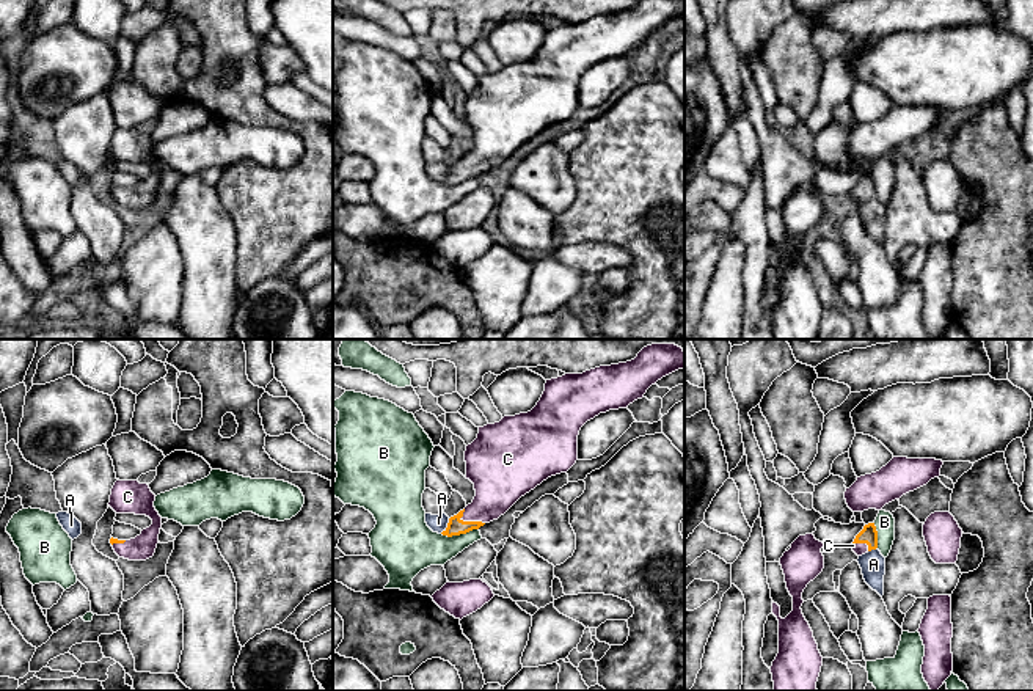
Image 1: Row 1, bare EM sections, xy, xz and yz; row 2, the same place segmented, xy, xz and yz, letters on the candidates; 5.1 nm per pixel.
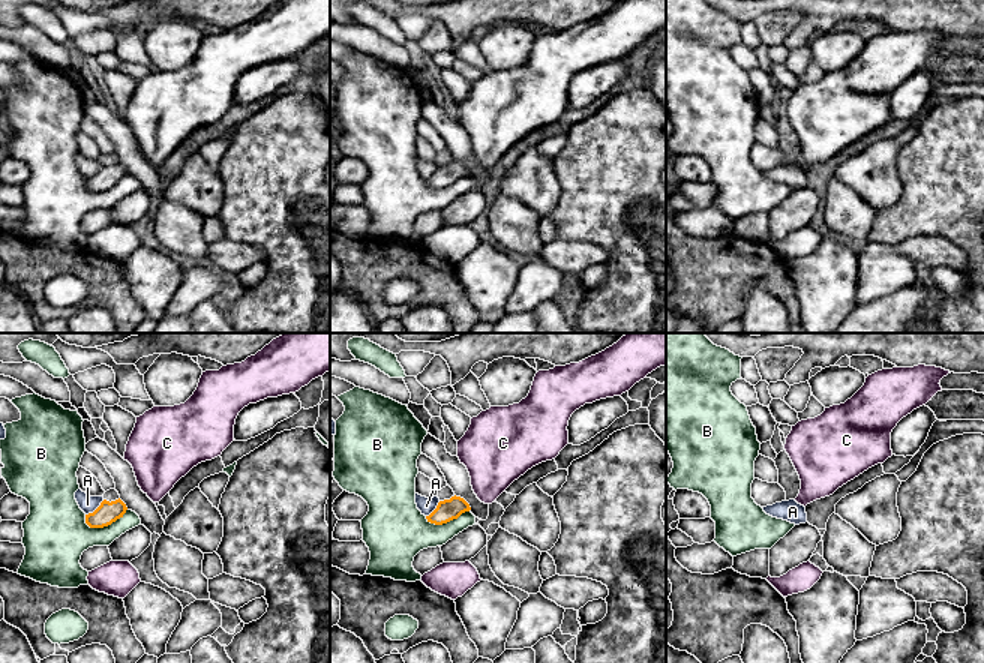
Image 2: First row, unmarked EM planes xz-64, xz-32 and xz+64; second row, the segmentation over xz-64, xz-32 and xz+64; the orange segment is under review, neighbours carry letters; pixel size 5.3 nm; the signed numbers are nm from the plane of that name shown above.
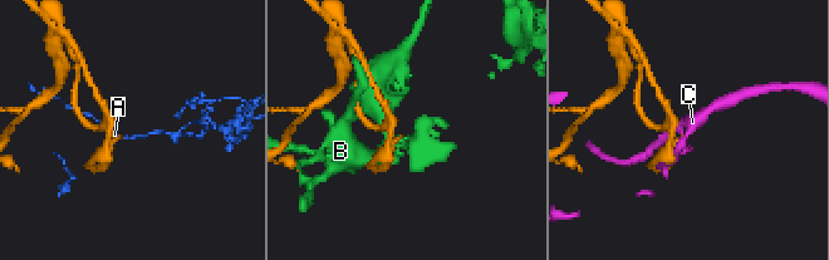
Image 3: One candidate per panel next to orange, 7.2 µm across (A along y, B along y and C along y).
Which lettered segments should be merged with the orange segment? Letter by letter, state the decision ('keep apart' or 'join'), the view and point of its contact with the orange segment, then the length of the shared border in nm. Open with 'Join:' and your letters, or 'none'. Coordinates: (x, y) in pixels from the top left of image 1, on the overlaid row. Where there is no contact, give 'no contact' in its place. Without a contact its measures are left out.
Join: C
A: keep apart | xz (448, 526) | 90 nm
B: keep apart | xz (459, 534) | 190 nm
C: join | xz (471, 522) | 140 nm

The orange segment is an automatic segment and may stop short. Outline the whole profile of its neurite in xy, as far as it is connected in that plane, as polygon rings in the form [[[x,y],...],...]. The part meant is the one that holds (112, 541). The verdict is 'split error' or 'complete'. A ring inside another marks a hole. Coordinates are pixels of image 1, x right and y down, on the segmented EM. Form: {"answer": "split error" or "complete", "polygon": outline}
{"answer": "split error", "polygon": [[[116,481],[108,506],[116,514],[146,515],[152,525],[141,531],[140,536],[130,540],[110,539],[115,553],[129,561],[146,561],[154,556],[159,534],[162,528],[162,517],[154,507],[155,495],[148,484],[138,481]]]}

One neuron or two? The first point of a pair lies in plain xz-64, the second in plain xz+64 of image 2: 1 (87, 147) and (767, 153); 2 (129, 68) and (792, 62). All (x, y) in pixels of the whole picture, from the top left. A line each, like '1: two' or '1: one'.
1: one
2: one

